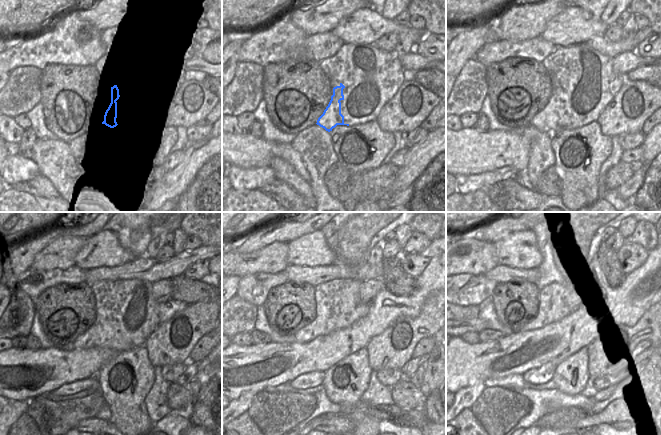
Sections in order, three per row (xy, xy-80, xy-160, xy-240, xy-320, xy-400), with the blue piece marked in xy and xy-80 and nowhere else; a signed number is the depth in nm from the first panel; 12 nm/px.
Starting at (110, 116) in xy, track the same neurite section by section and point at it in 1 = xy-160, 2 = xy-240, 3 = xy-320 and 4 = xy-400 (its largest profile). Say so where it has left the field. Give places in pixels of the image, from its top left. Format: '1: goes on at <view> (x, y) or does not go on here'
1: goes on at xy-160 (552, 118)
2: goes on at xy-240 (102, 335)
3: goes on at xy-320 (368, 290)
4: goes on at xy-400 (574, 298)

